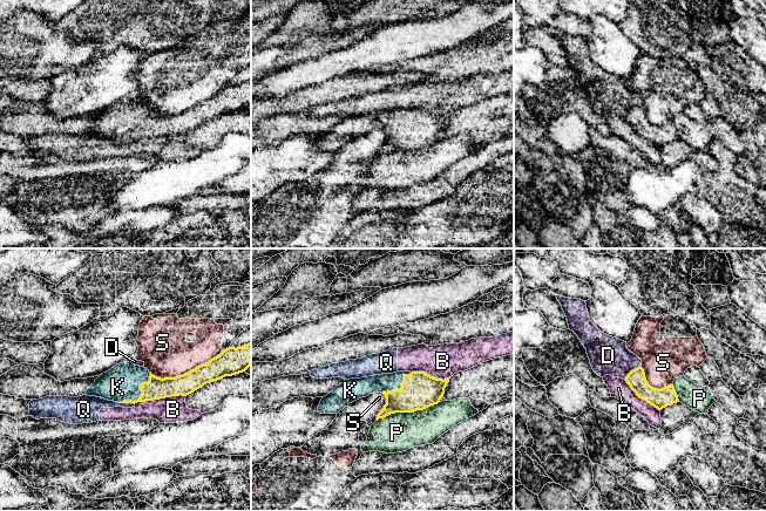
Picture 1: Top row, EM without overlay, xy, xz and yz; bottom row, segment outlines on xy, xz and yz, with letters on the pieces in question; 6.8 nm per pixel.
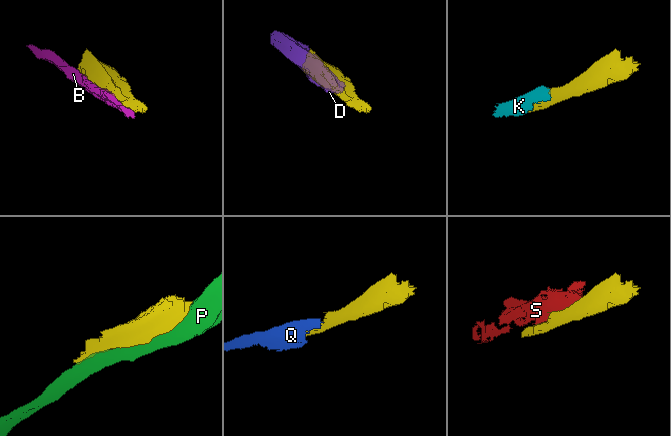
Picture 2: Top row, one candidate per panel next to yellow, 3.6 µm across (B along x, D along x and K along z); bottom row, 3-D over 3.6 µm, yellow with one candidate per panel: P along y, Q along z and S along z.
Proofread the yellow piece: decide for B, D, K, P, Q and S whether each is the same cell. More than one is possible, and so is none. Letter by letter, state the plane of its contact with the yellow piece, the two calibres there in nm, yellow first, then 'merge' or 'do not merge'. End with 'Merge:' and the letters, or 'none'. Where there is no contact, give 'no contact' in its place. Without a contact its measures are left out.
B: xy | 150/180 nm | do not merge
D: yz | 130/260 nm | do not merge
K: xy | 150/240 nm | merge
P: xz | 260/260 nm | do not merge
Q: xy | 150/140 nm | do not merge
S: xy | 160/340 nm | do not merge
Merge: K

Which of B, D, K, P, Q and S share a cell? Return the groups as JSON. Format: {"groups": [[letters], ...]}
{"groups": [["B", "Q"], ["D"], ["K"], ["P"], ["S"]]}

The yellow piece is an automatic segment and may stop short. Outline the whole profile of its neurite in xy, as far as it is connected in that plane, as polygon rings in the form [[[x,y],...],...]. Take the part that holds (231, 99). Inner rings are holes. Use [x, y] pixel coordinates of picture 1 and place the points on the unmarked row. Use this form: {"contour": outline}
{"contour": [[[251,81],[229,84],[216,95],[176,115],[157,115],[147,105],[123,100],[103,110],[84,132],[116,141],[137,141],[187,134],[204,122],[245,109],[251,103]]]}

